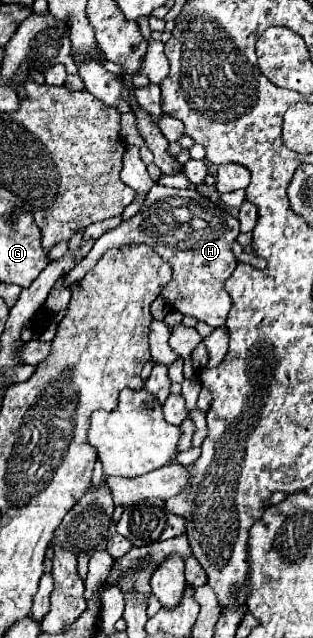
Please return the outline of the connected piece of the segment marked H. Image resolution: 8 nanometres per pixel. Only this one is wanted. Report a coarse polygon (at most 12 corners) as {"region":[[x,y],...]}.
{"region":[[155,183],[105,231],[67,285],[107,249],[143,243],[173,269],[165,303],[225,325],[239,221],[195,189]]}

